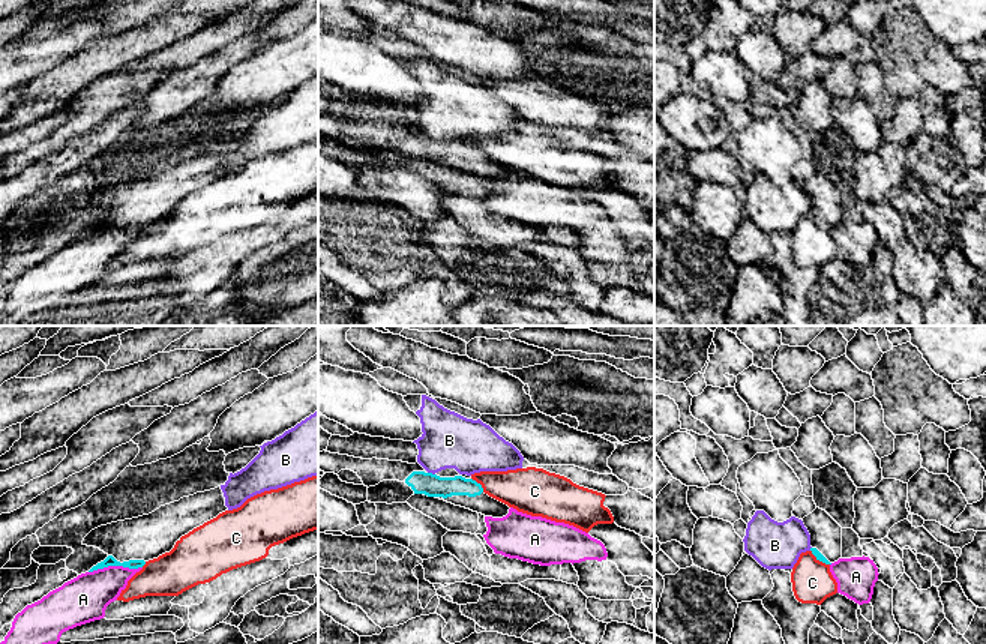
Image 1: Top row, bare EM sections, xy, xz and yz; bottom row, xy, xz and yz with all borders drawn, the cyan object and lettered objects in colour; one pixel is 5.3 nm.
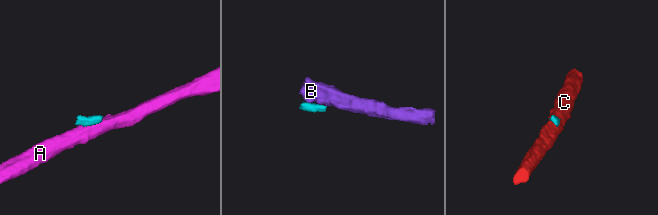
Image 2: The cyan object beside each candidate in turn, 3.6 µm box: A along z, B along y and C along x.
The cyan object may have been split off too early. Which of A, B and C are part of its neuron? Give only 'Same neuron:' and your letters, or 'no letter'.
Same neuron: no letter

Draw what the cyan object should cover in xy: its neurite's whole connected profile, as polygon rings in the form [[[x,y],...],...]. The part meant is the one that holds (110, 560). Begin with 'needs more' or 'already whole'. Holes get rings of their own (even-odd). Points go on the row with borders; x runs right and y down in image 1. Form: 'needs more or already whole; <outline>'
needs more; [[[218,486],[161,506],[149,515],[101,525],[84,537],[83,545],[99,548],[108,557],[93,566],[89,572],[108,566],[123,566],[129,569],[143,567],[149,560],[170,552],[182,536],[216,518],[225,510],[228,510],[225,506],[225,497],[221,486]]]

